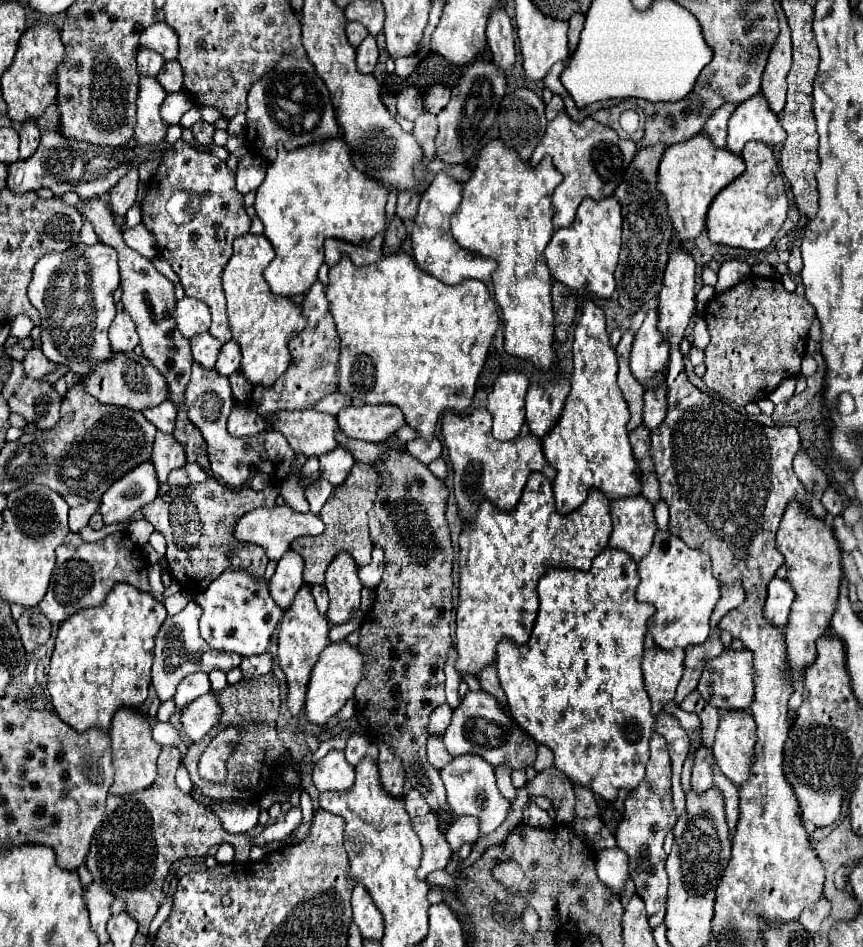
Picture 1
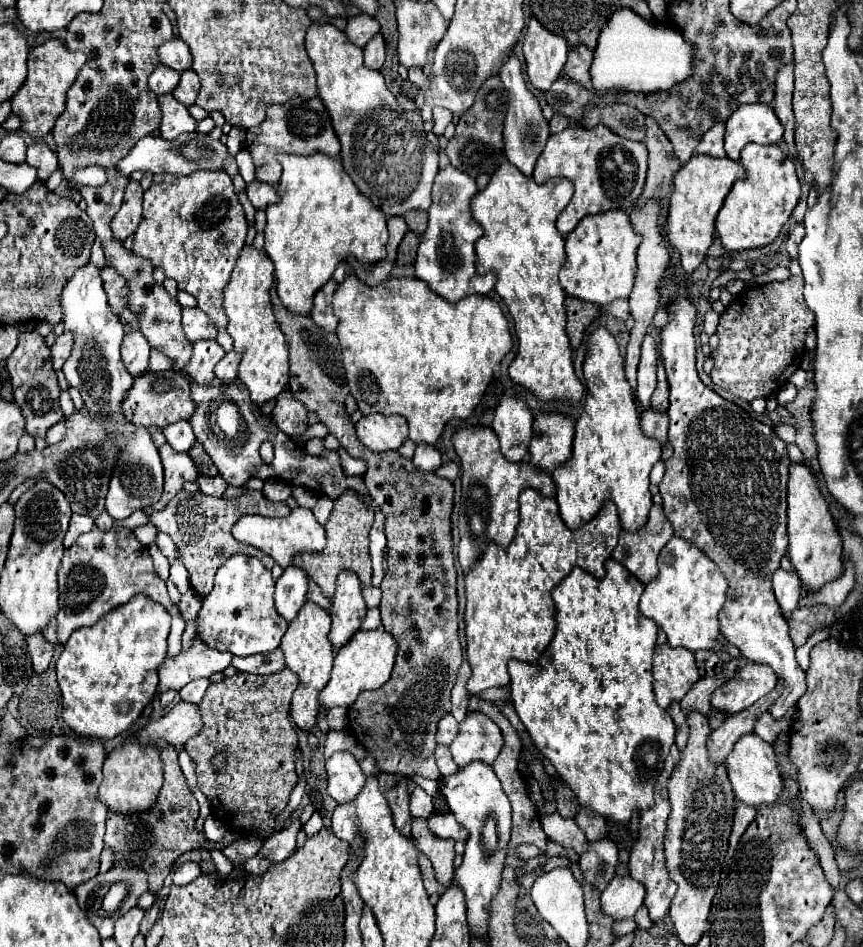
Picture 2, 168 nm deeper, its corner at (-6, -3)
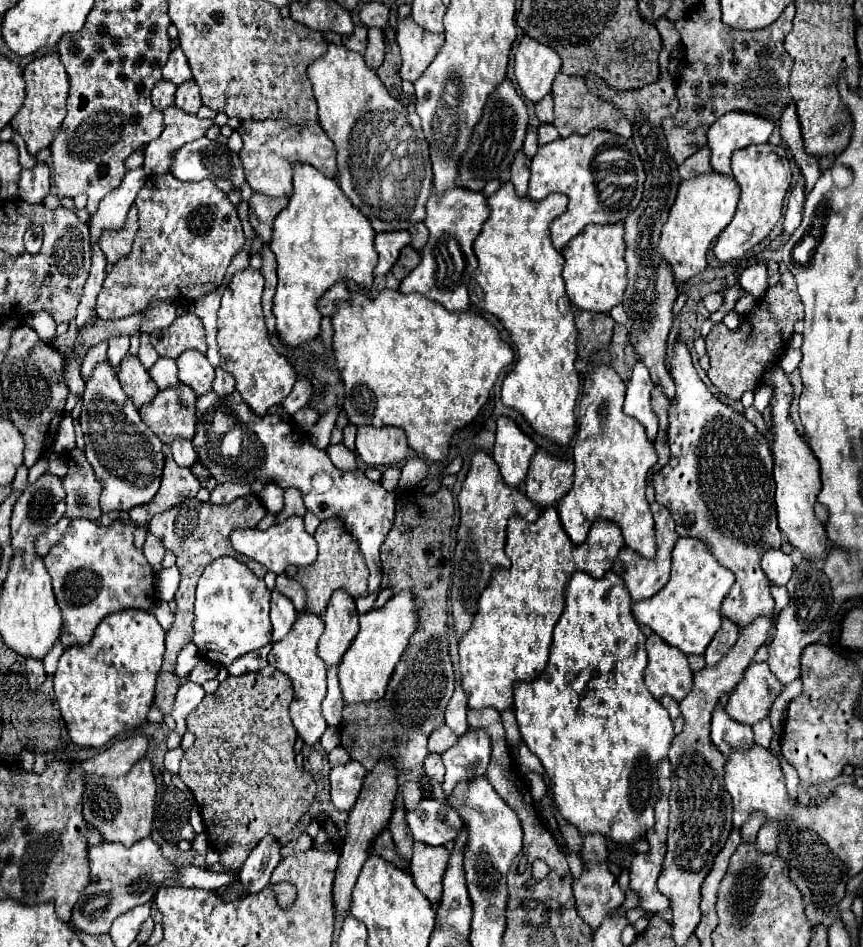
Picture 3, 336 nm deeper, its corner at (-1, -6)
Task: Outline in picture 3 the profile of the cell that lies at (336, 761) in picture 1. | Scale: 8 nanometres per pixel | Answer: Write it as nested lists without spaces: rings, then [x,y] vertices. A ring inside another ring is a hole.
[[[347,762],[343,766],[331,768],[331,802],[337,810],[351,812],[355,800],[361,792],[367,770],[357,762]]]

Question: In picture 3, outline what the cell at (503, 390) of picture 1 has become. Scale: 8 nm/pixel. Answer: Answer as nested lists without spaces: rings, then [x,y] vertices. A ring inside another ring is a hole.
[[[511,418],[497,420],[497,438],[493,448],[493,458],[501,470],[505,484],[517,488],[525,482],[529,462],[535,456],[537,446],[529,436],[525,436]]]

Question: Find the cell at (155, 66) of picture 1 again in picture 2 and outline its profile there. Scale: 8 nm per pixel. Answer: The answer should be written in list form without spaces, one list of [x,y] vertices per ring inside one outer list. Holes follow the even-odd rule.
[[[158,65],[152,71],[150,79],[148,79],[148,87],[156,95],[168,95],[168,93],[174,91],[174,87],[178,85],[178,81],[180,81],[180,73],[178,71],[174,71],[174,69],[166,67],[166,65]]]

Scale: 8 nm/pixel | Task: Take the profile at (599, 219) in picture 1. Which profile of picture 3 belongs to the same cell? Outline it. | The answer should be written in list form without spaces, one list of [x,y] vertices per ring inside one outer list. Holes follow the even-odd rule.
[[[589,224],[579,232],[565,248],[565,268],[563,280],[569,300],[581,308],[591,312],[609,312],[613,306],[621,304],[623,292],[627,286],[627,264],[623,260],[625,240],[623,240],[623,224]]]

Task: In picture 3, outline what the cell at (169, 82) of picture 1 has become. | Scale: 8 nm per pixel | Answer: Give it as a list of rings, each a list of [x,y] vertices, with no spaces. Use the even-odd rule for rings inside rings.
[[[189,80],[177,88],[175,106],[185,110],[187,114],[195,114],[201,108],[201,96],[199,96],[199,88],[195,80]]]

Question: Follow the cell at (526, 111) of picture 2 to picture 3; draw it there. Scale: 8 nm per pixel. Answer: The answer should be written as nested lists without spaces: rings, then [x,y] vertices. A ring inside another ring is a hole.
[[[517,152],[515,156],[515,162],[511,166],[511,182],[515,186],[515,192],[517,196],[525,196],[527,194],[527,184],[529,184],[529,164],[531,160],[521,152]]]

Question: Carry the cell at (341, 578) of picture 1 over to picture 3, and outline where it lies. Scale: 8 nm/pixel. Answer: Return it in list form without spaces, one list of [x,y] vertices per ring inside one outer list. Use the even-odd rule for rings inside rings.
[[[337,590],[325,610],[323,622],[325,622],[325,632],[319,638],[319,648],[317,654],[327,666],[339,666],[343,654],[355,640],[359,632],[359,614],[355,608],[355,600],[345,594],[343,590]]]

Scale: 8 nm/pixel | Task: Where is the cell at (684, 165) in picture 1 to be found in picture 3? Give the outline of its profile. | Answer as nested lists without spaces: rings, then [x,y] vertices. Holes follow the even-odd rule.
[[[695,176],[693,180],[683,180],[679,184],[677,200],[671,206],[669,218],[663,226],[659,252],[665,256],[665,262],[671,266],[677,282],[685,282],[695,274],[703,272],[707,266],[707,252],[711,242],[721,234],[721,230],[731,222],[735,206],[739,200],[739,186],[731,176]]]

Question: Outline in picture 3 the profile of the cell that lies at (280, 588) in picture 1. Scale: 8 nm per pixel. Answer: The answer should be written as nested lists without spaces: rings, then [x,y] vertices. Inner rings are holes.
[[[273,590],[273,596],[271,596],[271,624],[273,624],[271,640],[273,642],[283,640],[289,634],[289,630],[293,628],[295,618],[297,618],[297,612],[295,612],[293,604],[289,604],[289,600],[285,600],[285,596],[281,596],[277,590]]]

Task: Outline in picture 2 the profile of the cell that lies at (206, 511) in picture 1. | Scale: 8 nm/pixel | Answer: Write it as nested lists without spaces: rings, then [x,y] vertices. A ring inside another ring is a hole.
[[[178,491],[176,497],[162,511],[154,511],[150,515],[150,521],[160,531],[164,531],[172,537],[172,541],[176,543],[176,547],[180,551],[180,561],[188,569],[190,585],[192,585],[194,593],[200,597],[206,597],[214,585],[214,575],[216,575],[218,567],[224,565],[224,561],[228,561],[228,557],[232,557],[232,555],[242,553],[242,555],[258,557],[266,569],[272,569],[272,565],[274,565],[274,559],[270,555],[262,553],[256,547],[248,547],[244,543],[238,543],[232,537],[234,523],[242,515],[264,515],[264,517],[278,515],[278,517],[284,517],[286,513],[290,513],[286,503],[270,501],[262,491],[246,491],[242,497],[238,497],[234,501],[228,501],[224,497],[210,497],[210,495],[204,495],[200,491],[196,491],[196,493]]]

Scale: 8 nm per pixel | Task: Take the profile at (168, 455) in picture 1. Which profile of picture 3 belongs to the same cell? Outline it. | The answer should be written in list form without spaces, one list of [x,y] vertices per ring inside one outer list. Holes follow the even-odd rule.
[[[167,458],[165,460],[165,468],[163,468],[161,488],[159,488],[157,496],[149,504],[129,510],[129,518],[135,524],[145,526],[145,524],[149,524],[149,520],[155,514],[161,514],[161,512],[181,504],[187,498],[195,498],[199,490],[201,490],[201,484],[191,474],[191,470],[177,466],[173,458]]]

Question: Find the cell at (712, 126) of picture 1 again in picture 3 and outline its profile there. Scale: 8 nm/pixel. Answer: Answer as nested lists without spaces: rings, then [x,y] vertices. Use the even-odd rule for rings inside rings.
[[[701,148],[701,152],[689,156],[689,160],[685,160],[685,164],[679,166],[679,176],[683,180],[689,180],[693,176],[699,176],[699,174],[709,174],[711,168],[709,168],[709,148]]]

